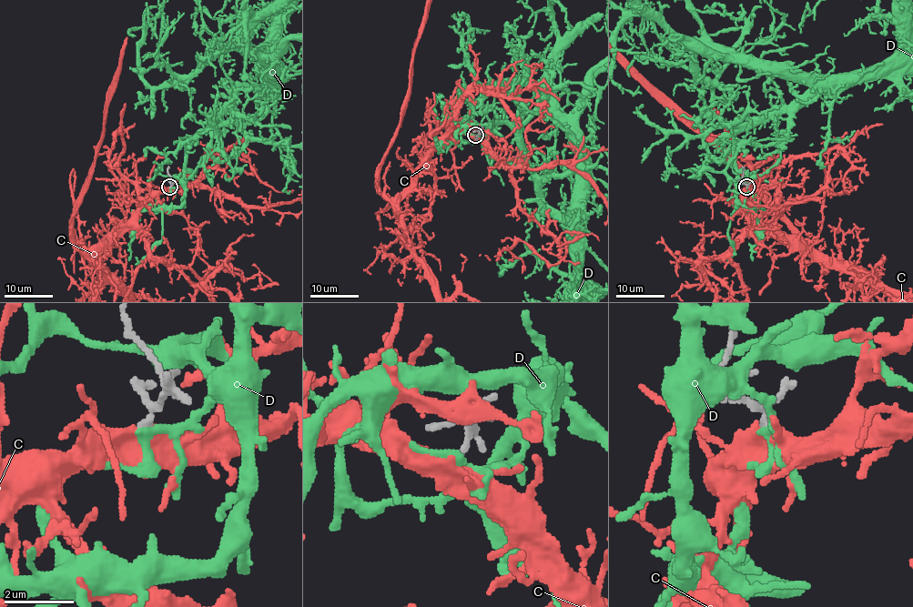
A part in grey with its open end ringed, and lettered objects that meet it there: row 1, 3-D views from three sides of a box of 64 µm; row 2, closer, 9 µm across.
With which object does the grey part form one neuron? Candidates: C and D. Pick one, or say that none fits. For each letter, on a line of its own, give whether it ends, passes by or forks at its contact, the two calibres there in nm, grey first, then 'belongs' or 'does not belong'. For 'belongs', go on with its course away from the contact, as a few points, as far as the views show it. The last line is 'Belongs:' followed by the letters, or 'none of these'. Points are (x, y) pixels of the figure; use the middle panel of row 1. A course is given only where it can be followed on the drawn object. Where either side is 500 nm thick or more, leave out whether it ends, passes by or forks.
C: it forks | 170/420 nm | belongs
D: it forks | 170/200 nm | does not belong
Belongs: C

